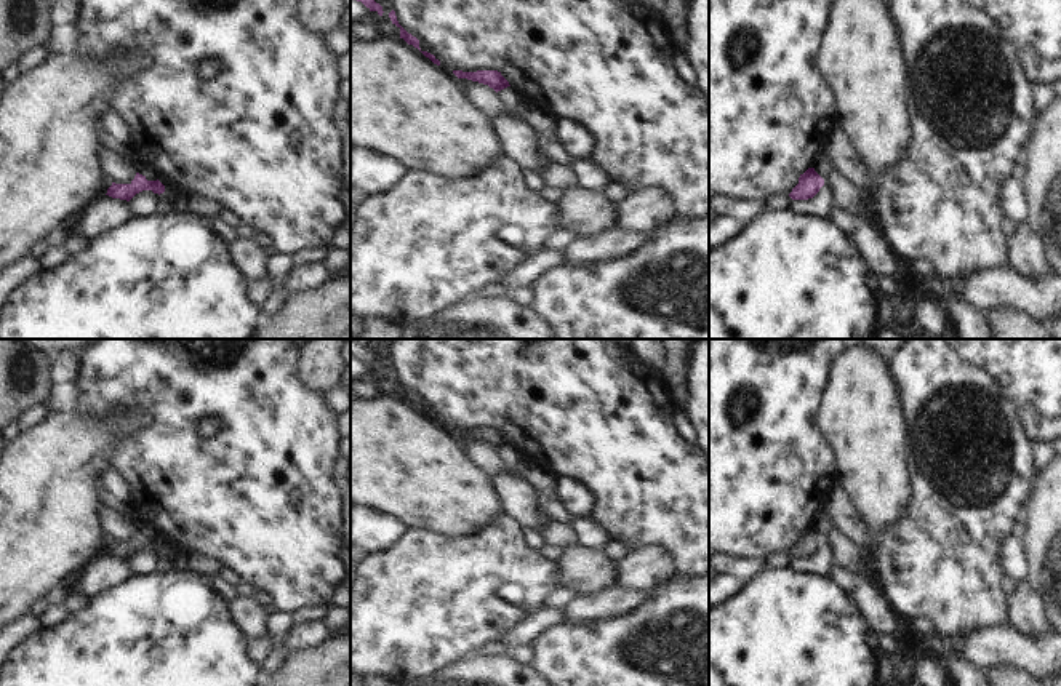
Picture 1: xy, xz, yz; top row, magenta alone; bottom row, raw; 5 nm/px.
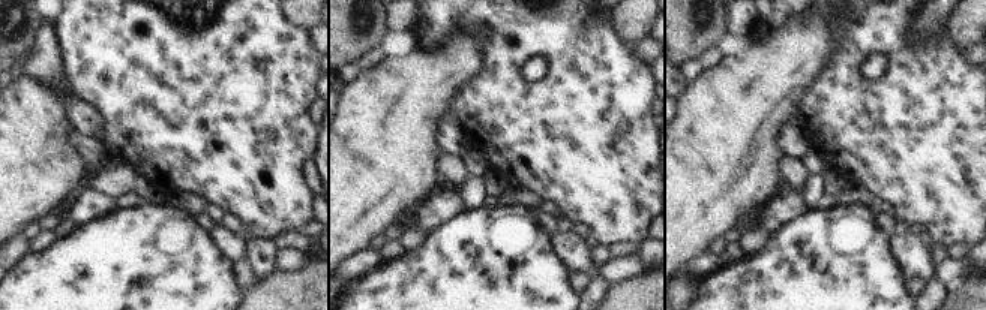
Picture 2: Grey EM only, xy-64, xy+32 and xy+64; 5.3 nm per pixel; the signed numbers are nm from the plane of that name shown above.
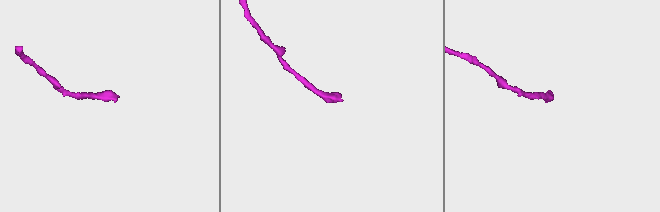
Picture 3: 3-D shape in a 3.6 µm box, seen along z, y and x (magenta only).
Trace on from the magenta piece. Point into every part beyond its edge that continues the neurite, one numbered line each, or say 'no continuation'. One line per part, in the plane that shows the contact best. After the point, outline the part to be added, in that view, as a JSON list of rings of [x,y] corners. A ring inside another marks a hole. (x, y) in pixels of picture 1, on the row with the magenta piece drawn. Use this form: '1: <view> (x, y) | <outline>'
1: xy (164, 202) | [[[163,192],[158,195],[155,203],[155,214],[170,214],[171,211],[171,198]]]

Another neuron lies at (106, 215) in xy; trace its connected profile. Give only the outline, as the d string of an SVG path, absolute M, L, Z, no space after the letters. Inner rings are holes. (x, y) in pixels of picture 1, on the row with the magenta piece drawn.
M102 195L75 221L74 225L80 227L82 235L93 241L126 225L133 217L133 211L126 200Z

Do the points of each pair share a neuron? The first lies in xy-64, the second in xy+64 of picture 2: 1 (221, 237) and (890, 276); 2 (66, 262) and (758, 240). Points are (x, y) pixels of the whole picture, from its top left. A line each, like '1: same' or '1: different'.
1: different
2: different

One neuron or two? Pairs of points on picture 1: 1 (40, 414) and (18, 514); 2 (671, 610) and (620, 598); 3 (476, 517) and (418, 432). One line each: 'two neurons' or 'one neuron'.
1: two neurons
2: two neurons
3: one neuron

